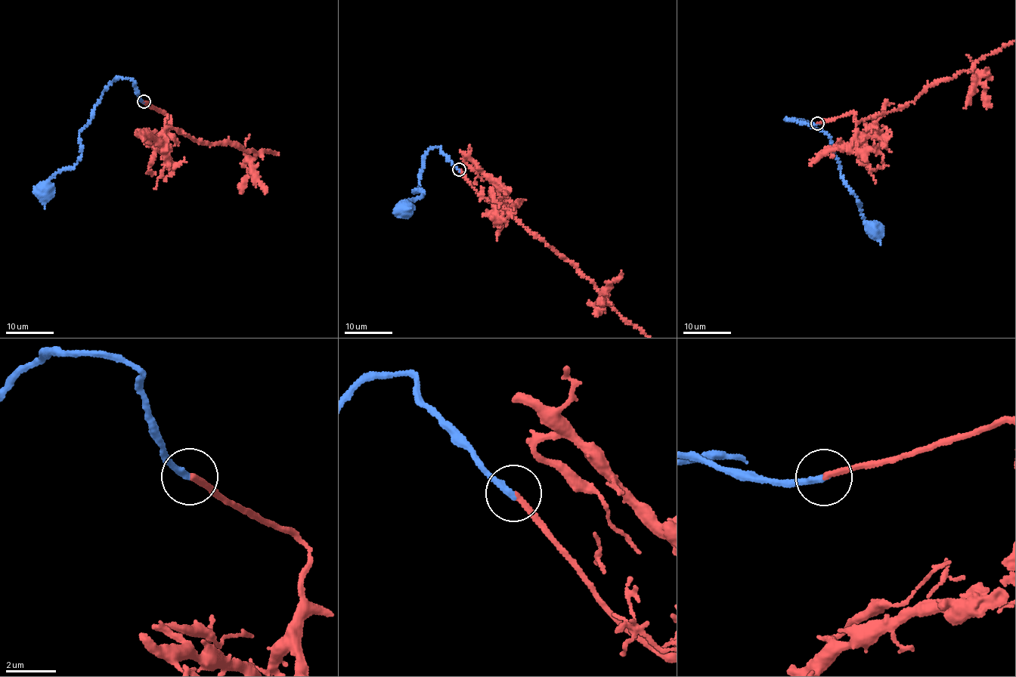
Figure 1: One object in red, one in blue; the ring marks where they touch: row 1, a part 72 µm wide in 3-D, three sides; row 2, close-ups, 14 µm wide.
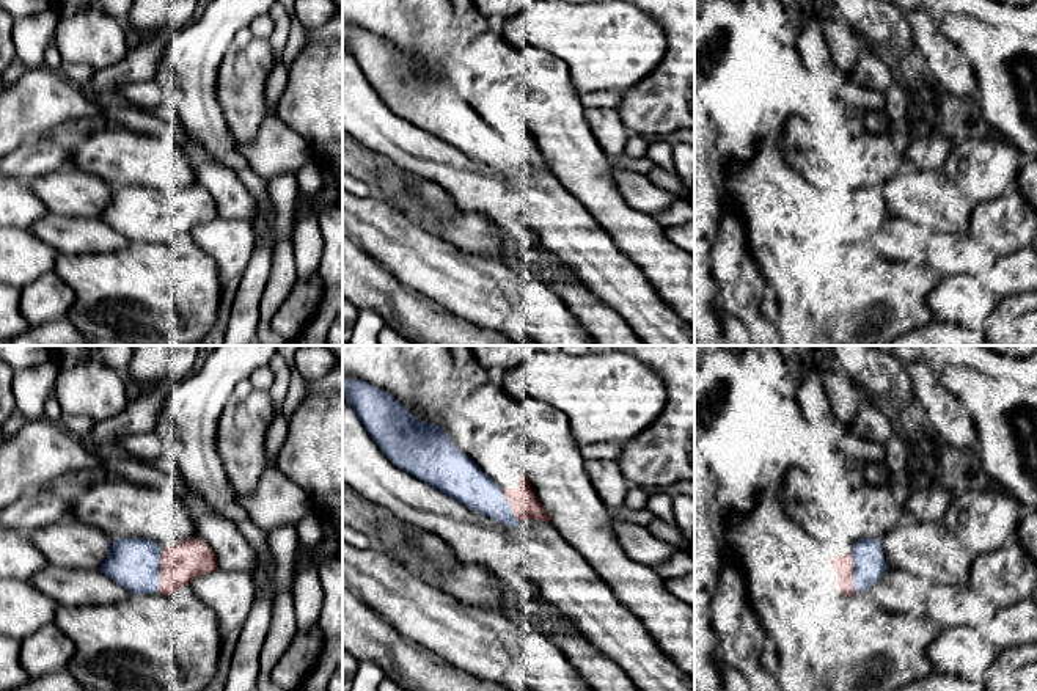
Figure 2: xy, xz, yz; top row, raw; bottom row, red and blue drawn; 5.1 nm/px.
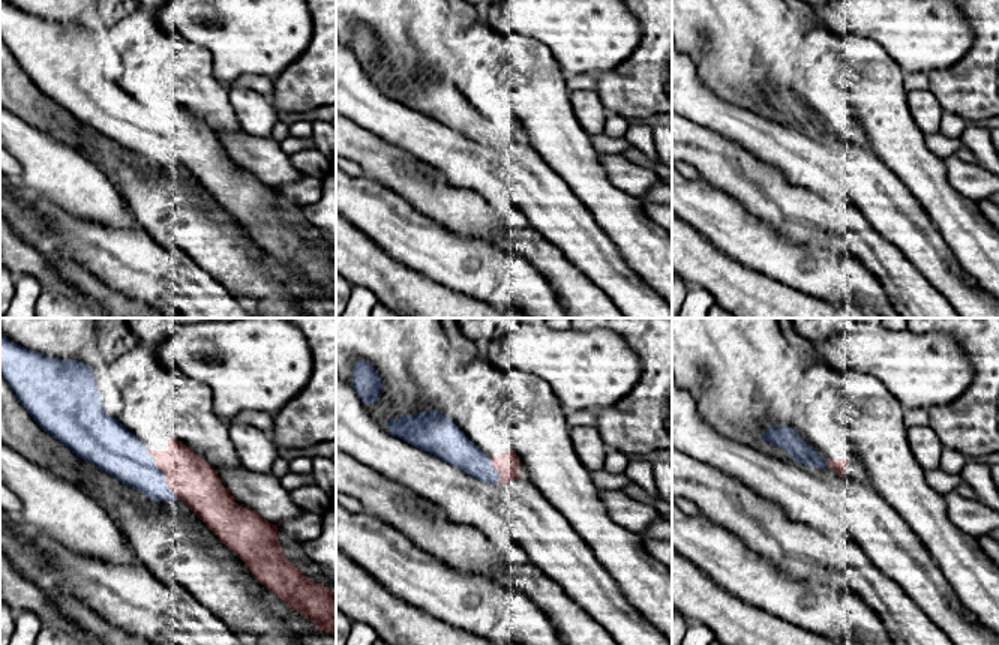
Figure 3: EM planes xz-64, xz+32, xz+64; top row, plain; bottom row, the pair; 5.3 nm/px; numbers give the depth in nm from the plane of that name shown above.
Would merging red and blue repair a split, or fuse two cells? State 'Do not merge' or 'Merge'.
Merge

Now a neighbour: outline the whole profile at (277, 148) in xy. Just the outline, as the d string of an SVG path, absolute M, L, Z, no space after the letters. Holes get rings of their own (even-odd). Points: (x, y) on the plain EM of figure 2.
M278 115L267 116L255 140L248 144L239 143L250 168L262 179L284 171L297 171L311 157L308 140L288 126Z

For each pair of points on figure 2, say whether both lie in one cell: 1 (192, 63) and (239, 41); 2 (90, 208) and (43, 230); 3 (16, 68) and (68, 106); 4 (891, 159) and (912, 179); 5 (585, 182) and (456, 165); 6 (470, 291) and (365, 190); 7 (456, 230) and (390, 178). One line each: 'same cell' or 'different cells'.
1: different cells
2: different cells
3: different cells
4: different cells
5: different cells
6: different cells
7: same cell

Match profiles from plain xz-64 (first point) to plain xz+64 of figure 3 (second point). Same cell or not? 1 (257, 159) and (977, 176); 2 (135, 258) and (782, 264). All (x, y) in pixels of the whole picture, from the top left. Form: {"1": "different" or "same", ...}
{"1": "same", "2": "same"}

